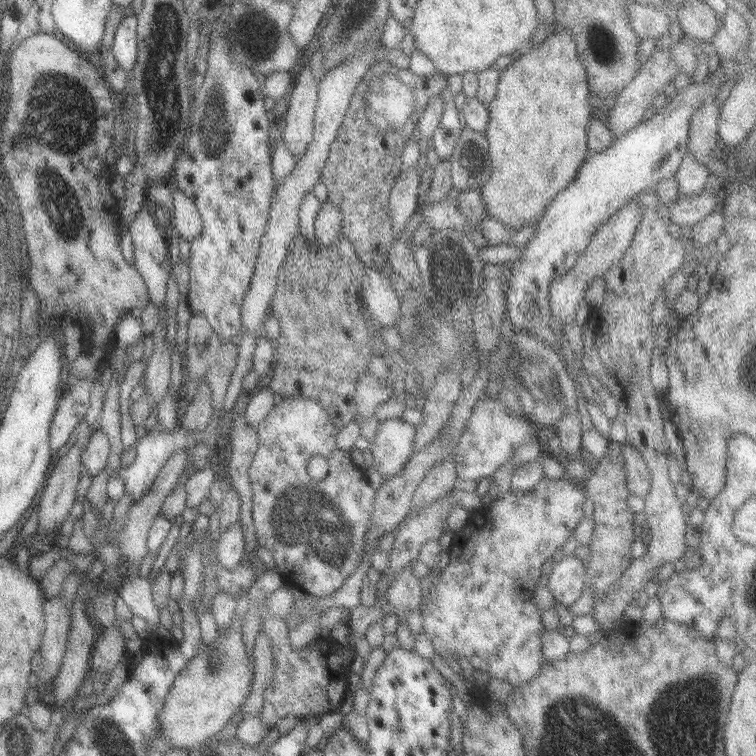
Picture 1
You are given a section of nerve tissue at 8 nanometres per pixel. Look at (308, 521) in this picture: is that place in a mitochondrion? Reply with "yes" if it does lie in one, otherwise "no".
yes

